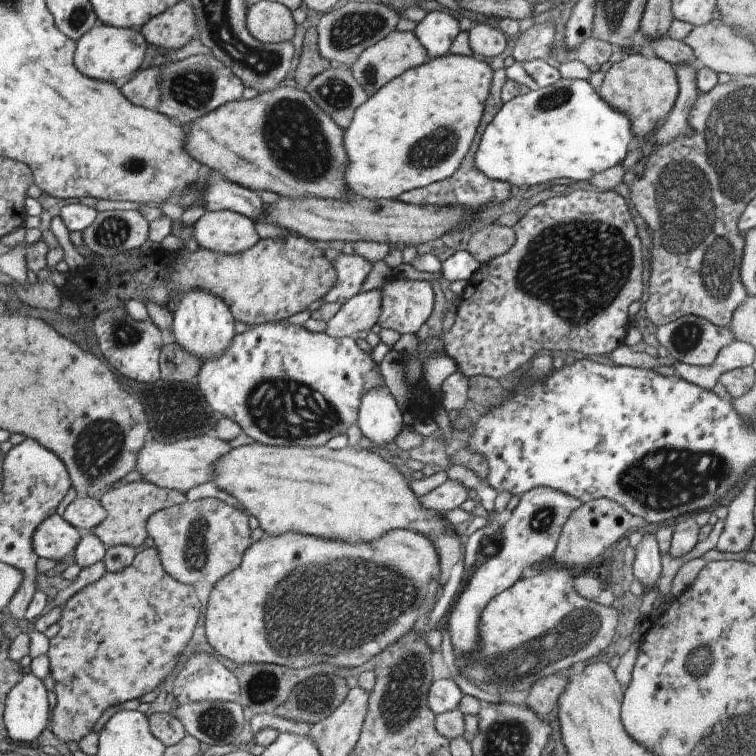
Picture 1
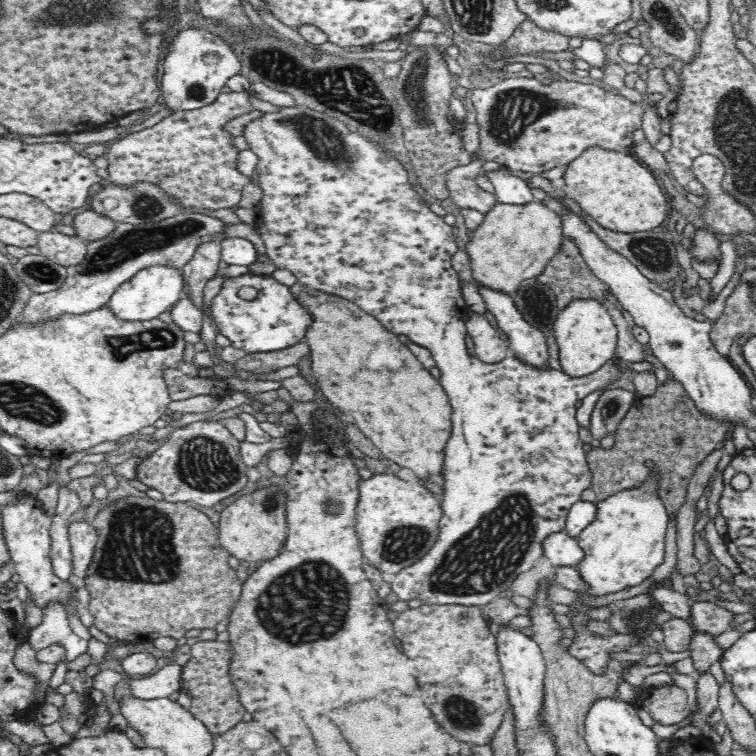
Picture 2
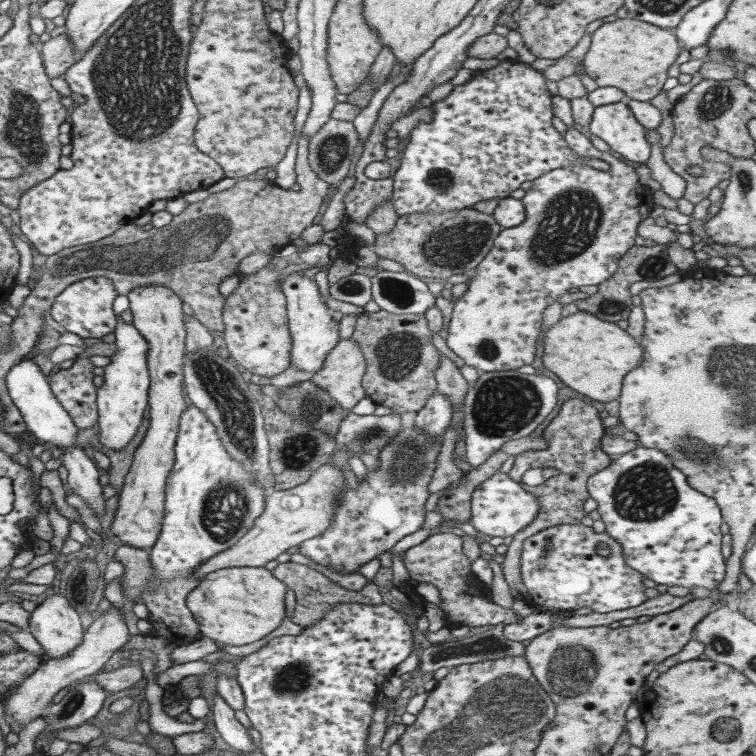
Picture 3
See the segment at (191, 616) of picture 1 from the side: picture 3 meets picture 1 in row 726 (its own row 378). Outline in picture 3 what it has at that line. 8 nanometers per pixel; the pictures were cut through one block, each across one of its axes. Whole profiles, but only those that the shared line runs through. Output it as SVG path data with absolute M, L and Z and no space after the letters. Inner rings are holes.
M79 356L68 370L61 370L49 377L49 385L58 402L71 416L78 429L92 426L99 417L97 388L93 379L96 367L90 358Z

